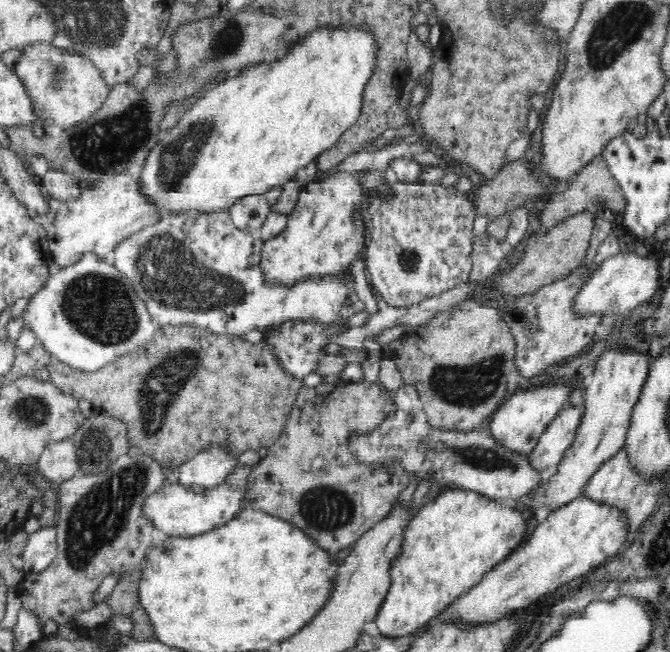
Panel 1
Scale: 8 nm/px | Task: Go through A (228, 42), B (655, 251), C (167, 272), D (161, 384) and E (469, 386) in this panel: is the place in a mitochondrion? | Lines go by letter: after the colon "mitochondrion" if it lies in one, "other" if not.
A: mitochondrion
B: other
C: mitochondrion
D: mitochondrion
E: mitochondrion

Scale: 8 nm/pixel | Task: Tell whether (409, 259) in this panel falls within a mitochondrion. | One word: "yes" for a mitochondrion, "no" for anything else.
yes

